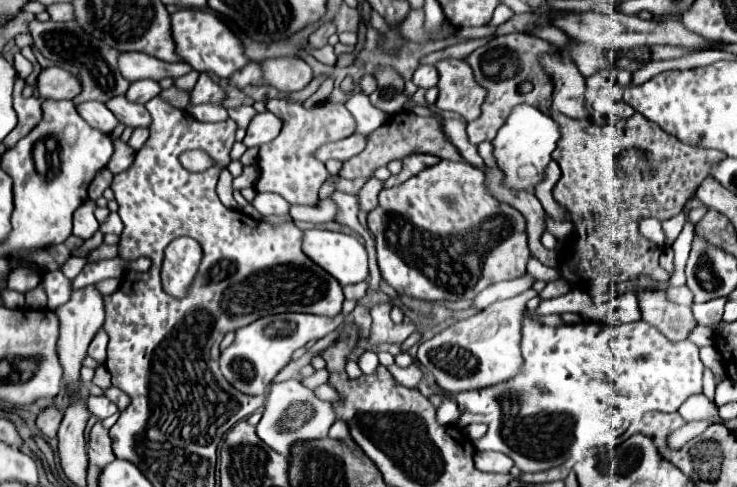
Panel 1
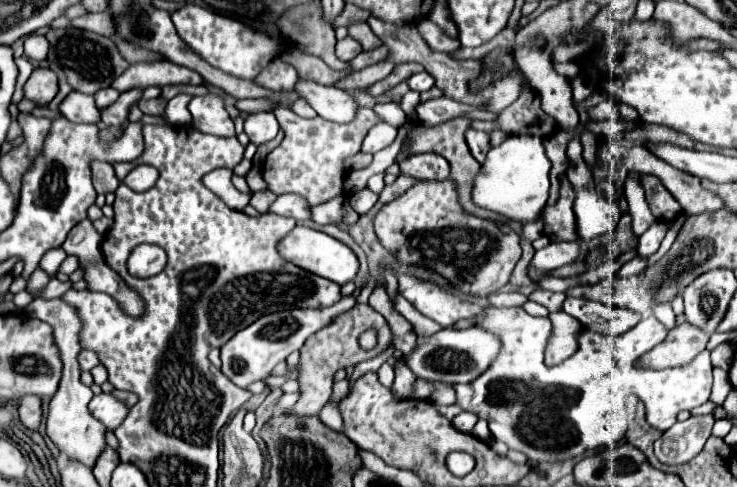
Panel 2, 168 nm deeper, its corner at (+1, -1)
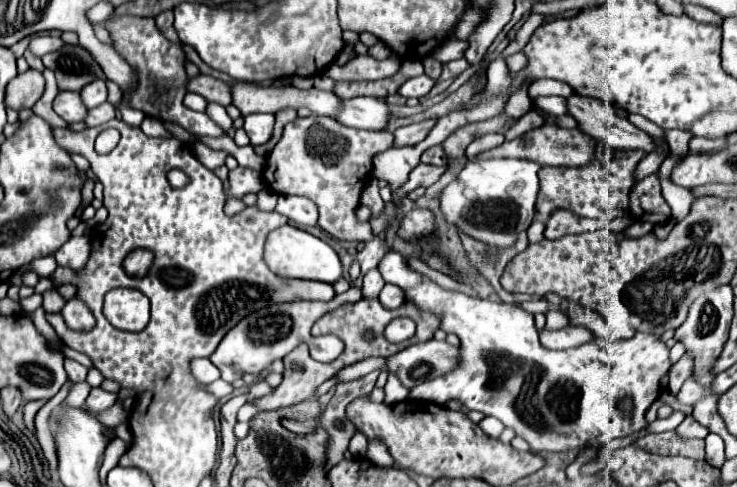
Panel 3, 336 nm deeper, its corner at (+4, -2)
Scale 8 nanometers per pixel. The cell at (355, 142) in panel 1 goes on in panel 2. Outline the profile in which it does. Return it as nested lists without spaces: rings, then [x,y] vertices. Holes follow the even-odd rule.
[[[377,124],[377,126],[373,126],[371,132],[367,134],[361,150],[375,154],[375,152],[387,148],[395,138],[397,138],[397,128],[393,128],[391,124]]]

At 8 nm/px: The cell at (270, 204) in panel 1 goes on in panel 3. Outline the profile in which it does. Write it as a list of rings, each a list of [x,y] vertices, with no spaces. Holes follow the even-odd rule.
[[[280,195],[276,211],[280,215],[286,215],[290,221],[298,225],[316,225],[318,221],[318,209],[314,201],[306,197],[294,197],[294,195]]]

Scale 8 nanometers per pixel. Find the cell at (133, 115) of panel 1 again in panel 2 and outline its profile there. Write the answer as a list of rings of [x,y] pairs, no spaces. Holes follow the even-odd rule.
[[[103,88],[103,90],[99,90],[93,98],[95,98],[97,108],[107,108],[109,104],[115,102],[115,96],[119,96],[119,92],[117,92],[115,88]]]

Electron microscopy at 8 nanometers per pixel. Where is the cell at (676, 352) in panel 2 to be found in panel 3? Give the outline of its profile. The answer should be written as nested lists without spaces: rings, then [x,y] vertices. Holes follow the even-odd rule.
[[[684,353],[672,367],[670,367],[670,383],[668,389],[676,395],[678,393],[678,385],[682,385],[688,377],[692,377],[692,367],[694,367],[694,357],[690,357],[690,353]]]

